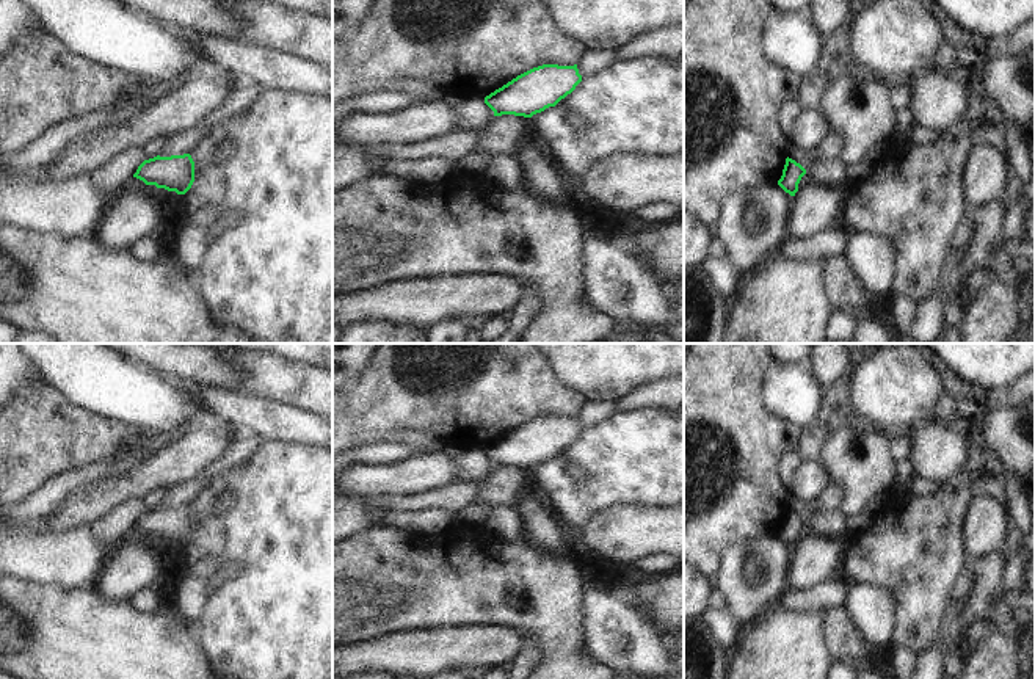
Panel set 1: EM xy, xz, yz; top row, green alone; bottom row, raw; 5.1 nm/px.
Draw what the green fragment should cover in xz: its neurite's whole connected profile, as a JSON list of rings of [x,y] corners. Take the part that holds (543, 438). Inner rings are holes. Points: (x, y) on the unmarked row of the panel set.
[[[543,416],[533,419],[485,448],[494,467],[532,469],[555,458],[582,433],[577,416]]]

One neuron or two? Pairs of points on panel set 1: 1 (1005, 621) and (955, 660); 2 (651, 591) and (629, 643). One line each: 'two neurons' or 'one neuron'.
1: two neurons
2: two neurons

